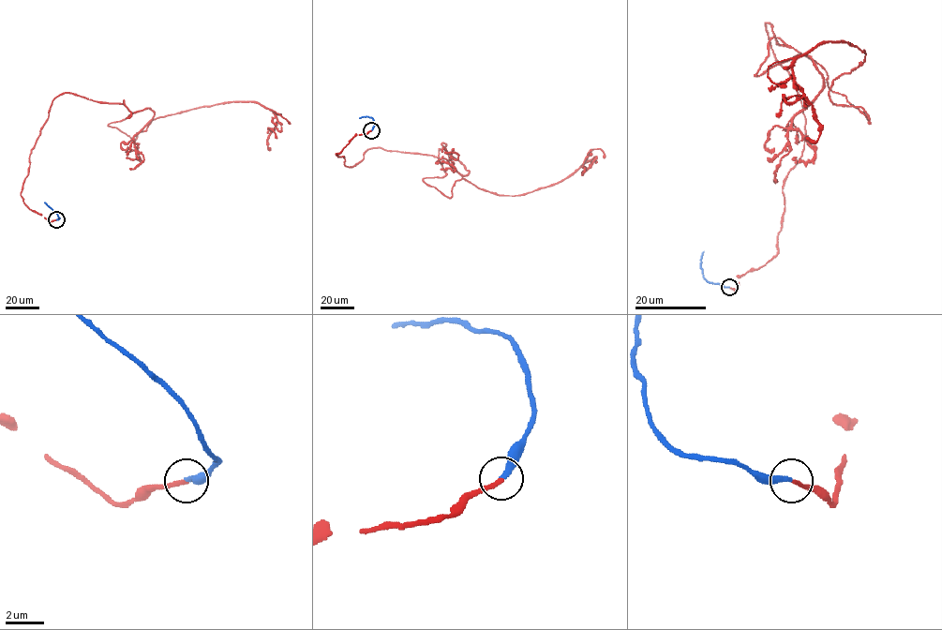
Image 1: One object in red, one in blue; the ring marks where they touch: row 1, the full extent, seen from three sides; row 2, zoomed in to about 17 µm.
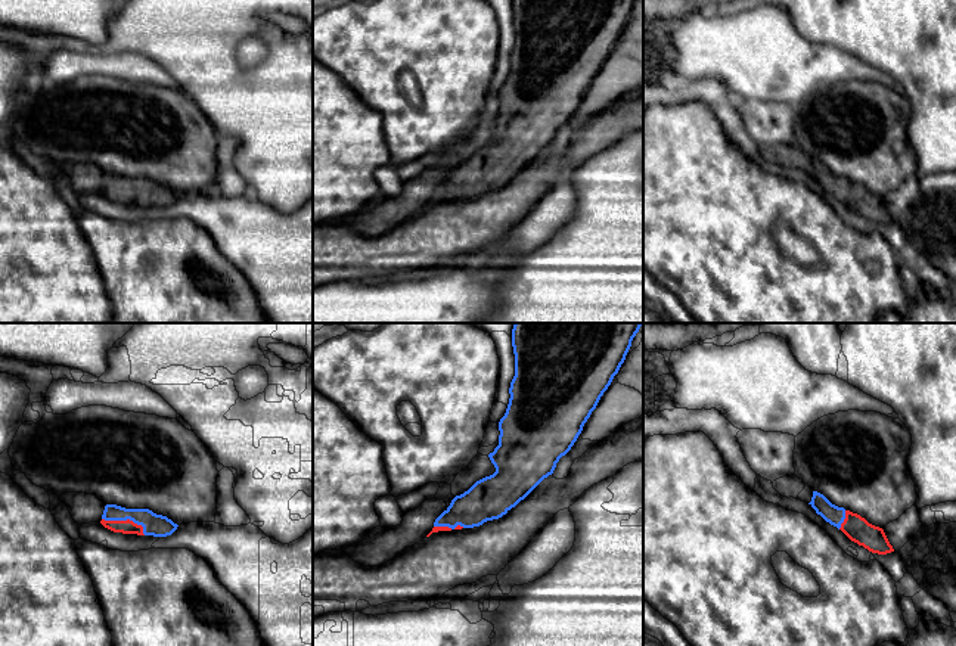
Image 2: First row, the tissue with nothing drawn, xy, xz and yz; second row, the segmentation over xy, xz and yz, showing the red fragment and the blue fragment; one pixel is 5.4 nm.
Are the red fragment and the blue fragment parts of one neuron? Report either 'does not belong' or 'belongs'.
belongs

